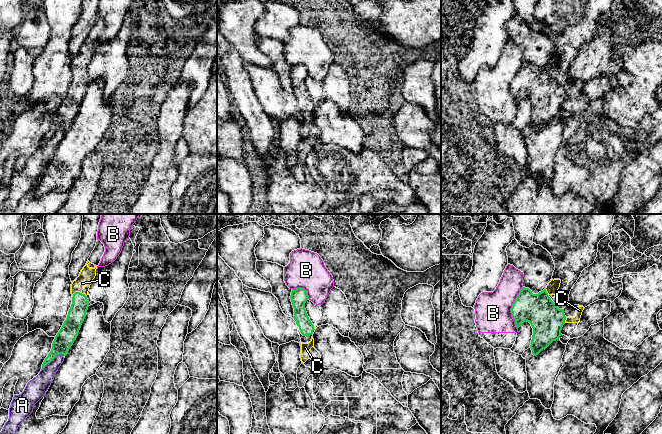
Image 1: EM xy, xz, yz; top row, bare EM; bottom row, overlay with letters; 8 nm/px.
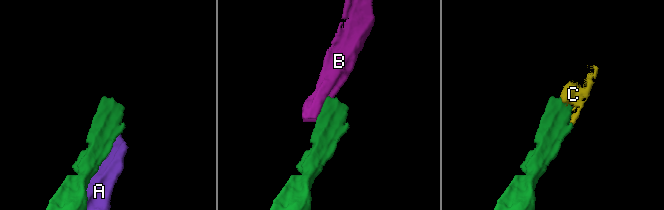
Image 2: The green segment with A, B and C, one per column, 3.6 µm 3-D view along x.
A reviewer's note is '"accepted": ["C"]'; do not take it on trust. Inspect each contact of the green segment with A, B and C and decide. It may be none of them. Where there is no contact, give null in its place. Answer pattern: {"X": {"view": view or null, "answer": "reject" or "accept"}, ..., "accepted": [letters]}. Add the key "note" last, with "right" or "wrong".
{"A": {"view": "xy", "answer": "reject"}, "B": {"view": "yz", "answer": "reject"}, "C": {"view": "xy", "answer": "accept"}, "accepted": ["C"], "note": "right"}

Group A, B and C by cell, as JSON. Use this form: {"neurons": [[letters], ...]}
{"neurons": [["A"], ["B"], ["C"]]}

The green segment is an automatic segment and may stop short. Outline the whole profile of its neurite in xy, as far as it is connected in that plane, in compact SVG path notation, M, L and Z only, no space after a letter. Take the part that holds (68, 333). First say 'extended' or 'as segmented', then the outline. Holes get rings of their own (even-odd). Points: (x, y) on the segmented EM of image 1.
extended; M87 261L79 276L71 284L71 294L73 295L71 307L68 311L66 320L55 336L52 349L45 358L42 369L58 354L66 356L78 336L78 332L89 307L89 301L87 299L88 291L96 276L97 266L95 265L94 268L89 268L89 263L90 262Z

